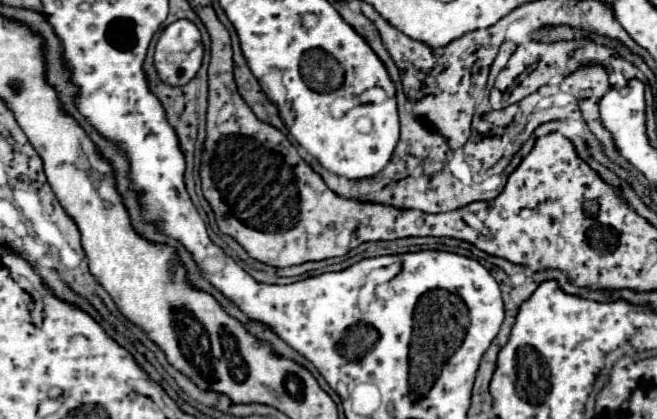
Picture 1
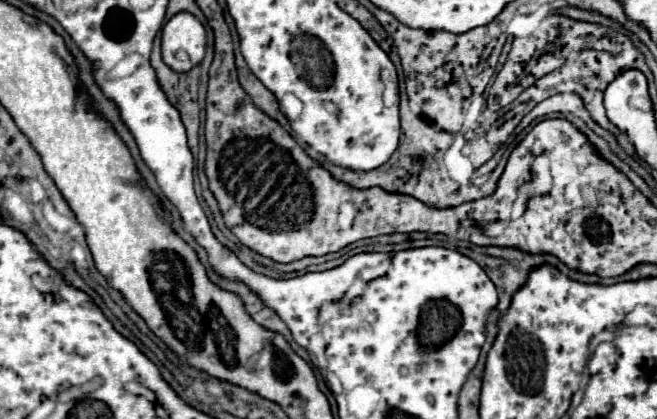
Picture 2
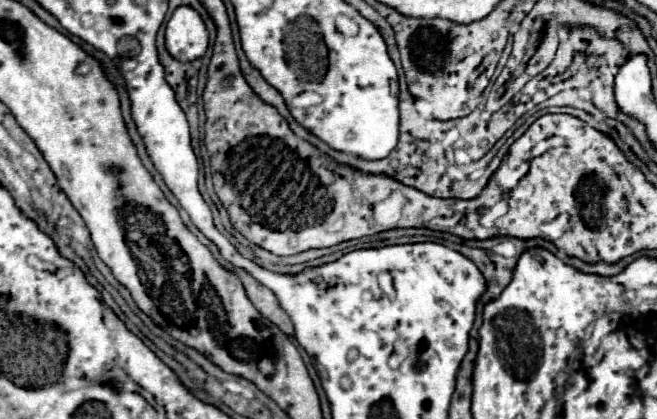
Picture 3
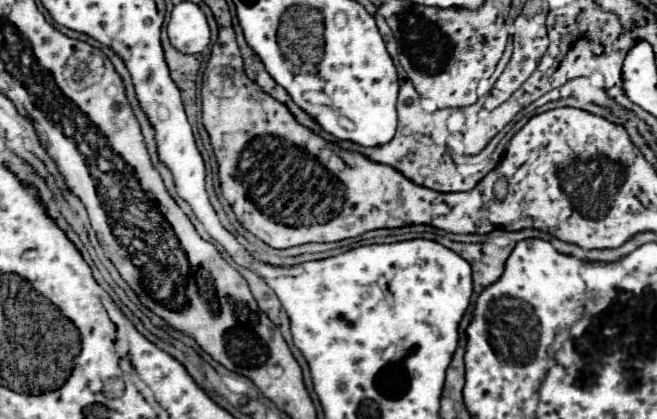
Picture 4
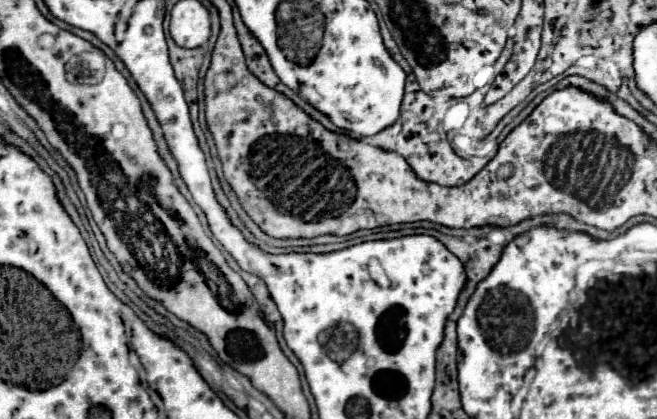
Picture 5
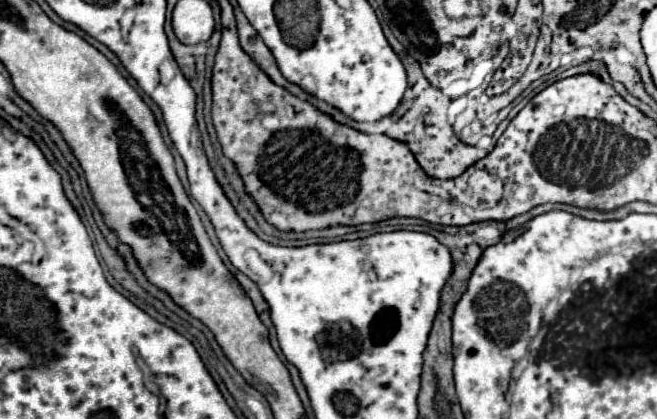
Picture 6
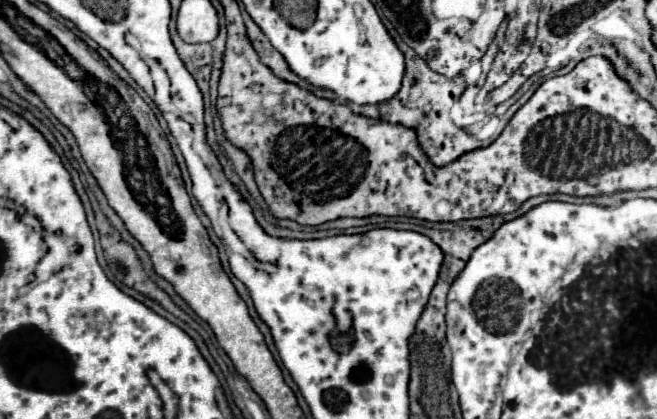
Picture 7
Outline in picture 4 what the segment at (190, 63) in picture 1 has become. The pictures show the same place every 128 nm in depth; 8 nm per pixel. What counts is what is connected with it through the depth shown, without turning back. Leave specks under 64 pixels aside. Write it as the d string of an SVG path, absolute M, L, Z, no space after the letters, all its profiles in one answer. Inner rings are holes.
M192 2L174 6L168 22L170 44L182 54L200 54L210 42L210 28L202 10Z

